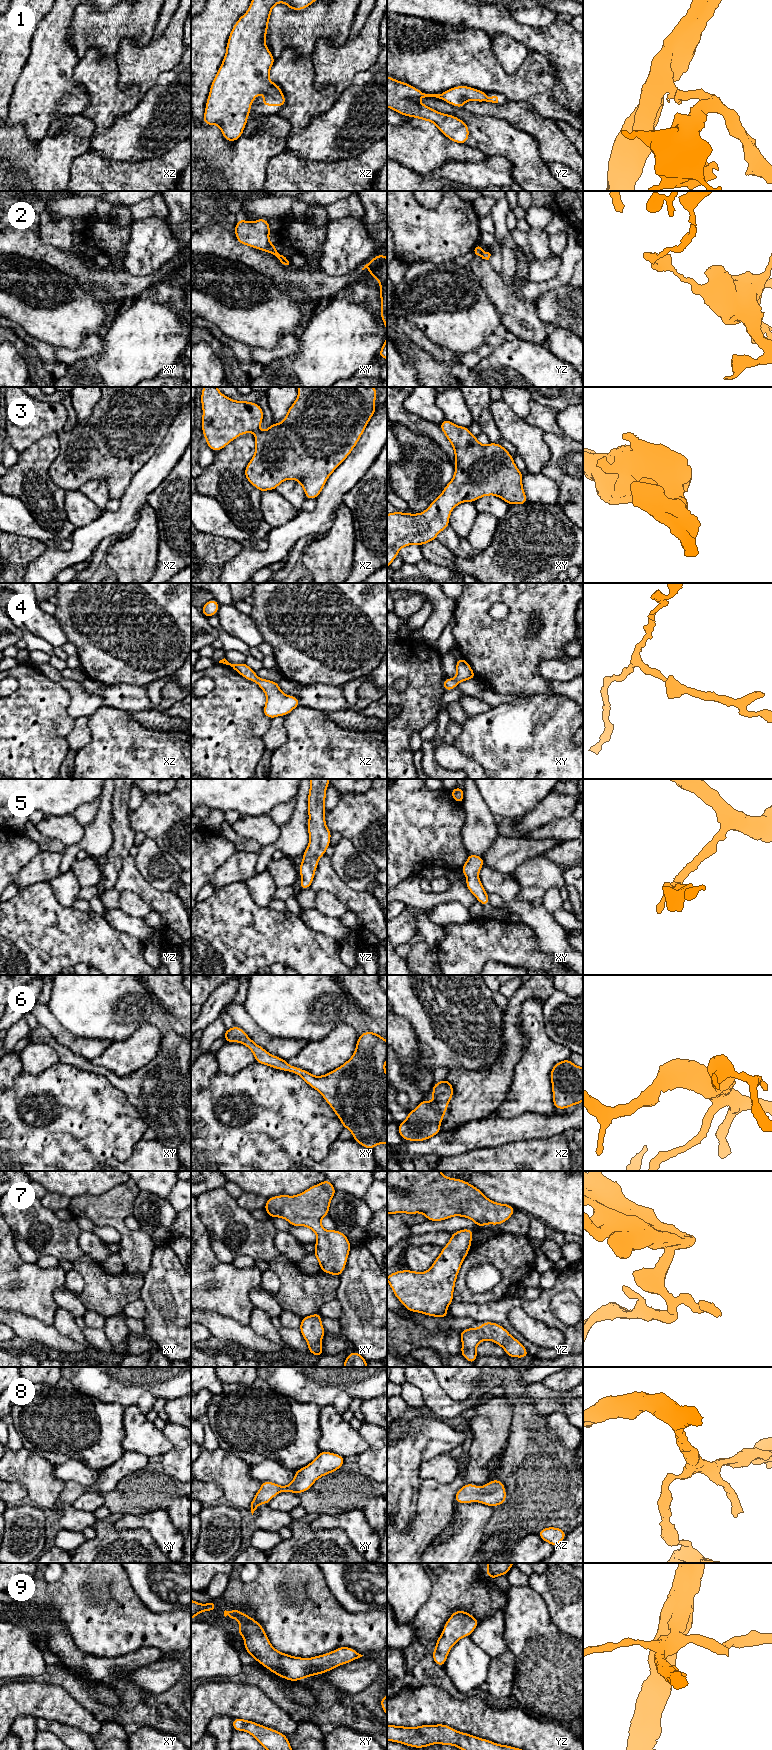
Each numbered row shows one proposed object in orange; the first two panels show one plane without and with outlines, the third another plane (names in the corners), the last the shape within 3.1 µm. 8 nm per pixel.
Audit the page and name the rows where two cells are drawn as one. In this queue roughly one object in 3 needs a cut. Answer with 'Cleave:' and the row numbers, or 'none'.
Cleave: 2

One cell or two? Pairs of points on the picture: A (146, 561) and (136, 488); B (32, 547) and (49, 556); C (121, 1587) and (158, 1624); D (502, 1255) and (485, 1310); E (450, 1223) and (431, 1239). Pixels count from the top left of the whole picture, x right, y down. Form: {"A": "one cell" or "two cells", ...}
{"A": "two cells", "B": "two cells", "C": "one cell", "D": "two cells", "E": "two cells"}

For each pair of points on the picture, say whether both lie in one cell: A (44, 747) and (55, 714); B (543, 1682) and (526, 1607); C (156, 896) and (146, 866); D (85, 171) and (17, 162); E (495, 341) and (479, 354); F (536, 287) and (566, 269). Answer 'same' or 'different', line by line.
A: same
B: same
C: different
D: different
E: same
F: same

